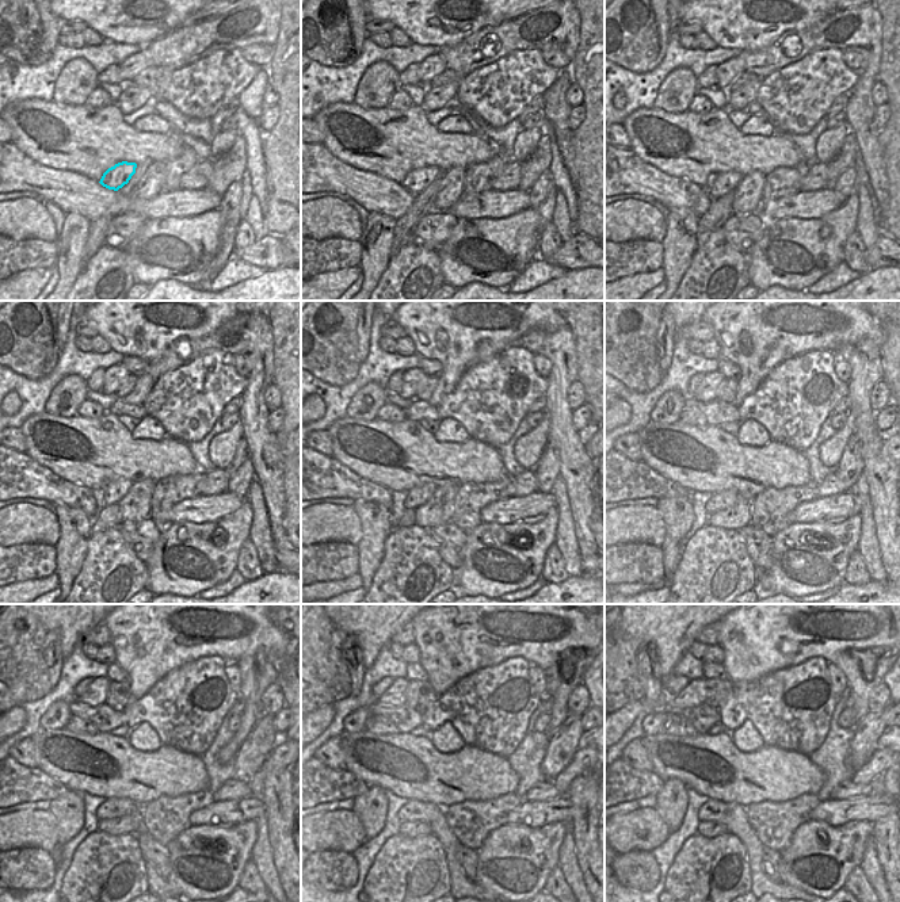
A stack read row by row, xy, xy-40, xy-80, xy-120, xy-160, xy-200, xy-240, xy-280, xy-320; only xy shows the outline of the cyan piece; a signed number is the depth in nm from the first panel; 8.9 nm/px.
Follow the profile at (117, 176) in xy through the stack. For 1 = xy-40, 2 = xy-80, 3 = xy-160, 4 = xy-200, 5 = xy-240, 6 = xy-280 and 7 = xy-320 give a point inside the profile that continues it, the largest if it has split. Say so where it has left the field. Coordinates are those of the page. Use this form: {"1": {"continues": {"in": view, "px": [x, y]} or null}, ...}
{"1": {"continues": {"in": "xy-40", "px": [416, 180]}}, "2": {"continues": {"in": "xy-80", "px": [720, 184]}}, "3": {"continues": {"in": "xy-160", "px": [416, 496]}}, "4": {"continues": {"in": "xy-200", "px": [721, 500]}}, "5": {"continues": {"in": "xy-240", "px": [113, 807]}}, "6": {"continues": {"in": "xy-280", "px": [414, 810]}}, "7": {"continues": {"in": "xy-320", "px": [733, 817]}}}

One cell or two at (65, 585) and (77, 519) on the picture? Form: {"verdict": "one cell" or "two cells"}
{"verdict": "one cell"}

